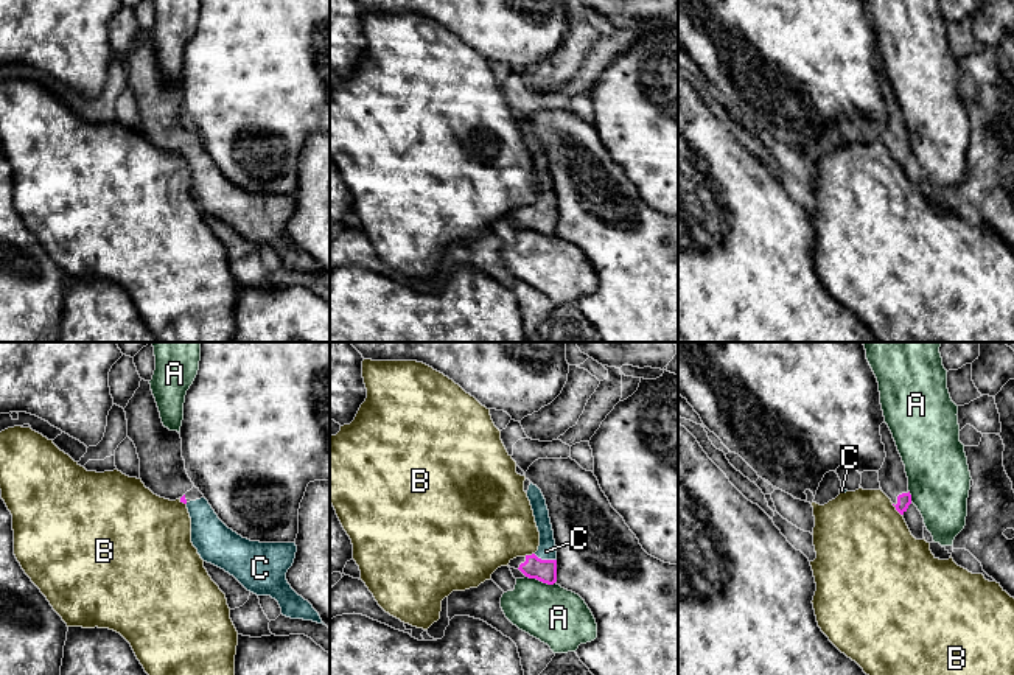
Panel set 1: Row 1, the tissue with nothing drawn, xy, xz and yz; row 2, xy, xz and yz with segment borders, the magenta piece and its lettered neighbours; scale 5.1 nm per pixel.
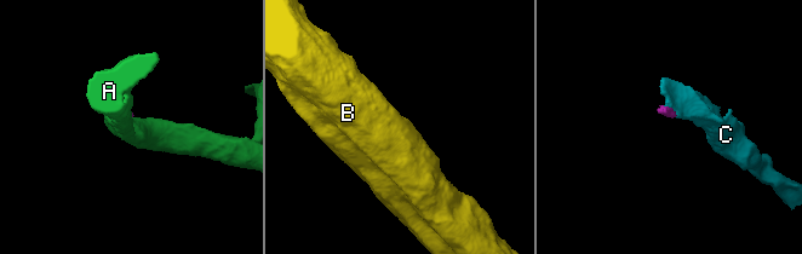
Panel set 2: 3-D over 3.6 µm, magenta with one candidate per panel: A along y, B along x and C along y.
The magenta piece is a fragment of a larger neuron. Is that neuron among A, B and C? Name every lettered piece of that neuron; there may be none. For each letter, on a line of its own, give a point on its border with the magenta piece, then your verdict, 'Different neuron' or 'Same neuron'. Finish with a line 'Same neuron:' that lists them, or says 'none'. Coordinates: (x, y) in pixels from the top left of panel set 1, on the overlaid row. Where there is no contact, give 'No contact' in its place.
A: Touches magenta at xz (540, 580). Different neuron
B: Touches magenta at yz (896, 509). Different neuron
C: Touches magenta at xz (545, 560). Same neuron
Same neuron: C

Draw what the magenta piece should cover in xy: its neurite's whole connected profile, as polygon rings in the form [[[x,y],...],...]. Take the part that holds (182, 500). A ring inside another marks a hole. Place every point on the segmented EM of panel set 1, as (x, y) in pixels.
[[[140,381],[124,412],[128,437],[137,448],[145,487],[160,498],[187,504],[185,493],[194,484],[185,470],[182,439],[177,431],[163,426],[149,381]]]

